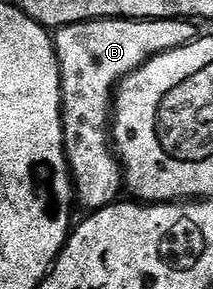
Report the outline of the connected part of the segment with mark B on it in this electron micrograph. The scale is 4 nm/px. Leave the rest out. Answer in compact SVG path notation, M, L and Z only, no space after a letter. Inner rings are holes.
M186 18L165 20L97 20L54 31L61 76L61 120L65 156L71 169L78 205L94 212L120 201L125 171L111 141L113 95L120 82L150 58L195 41L196 23Z

